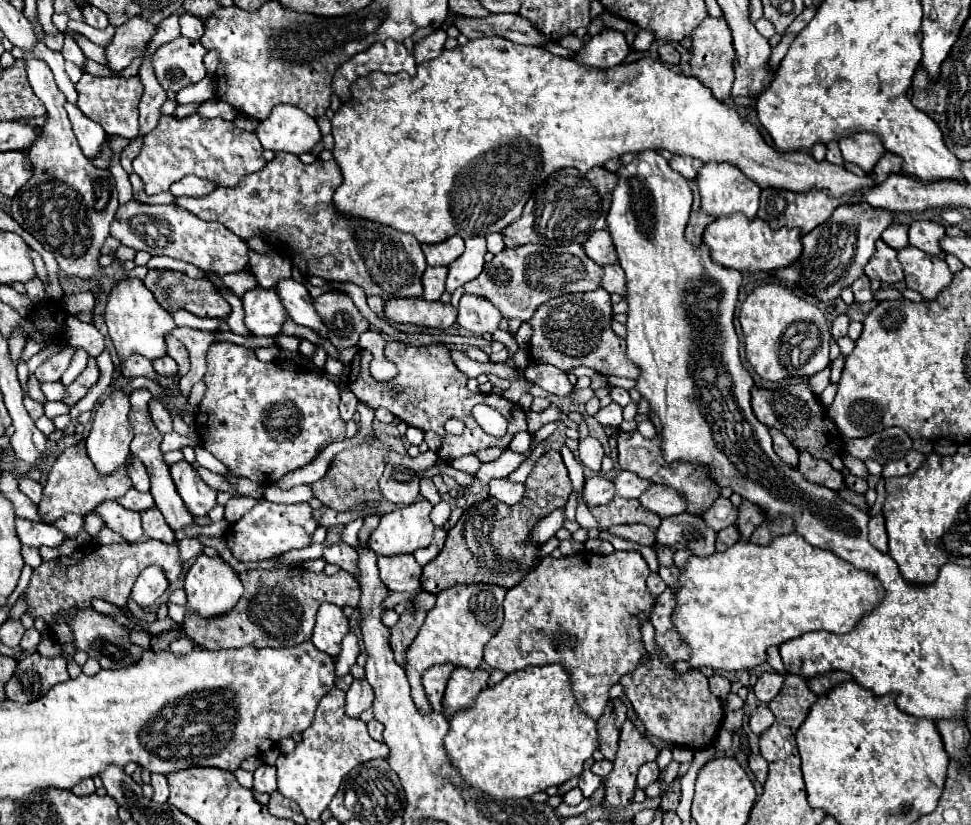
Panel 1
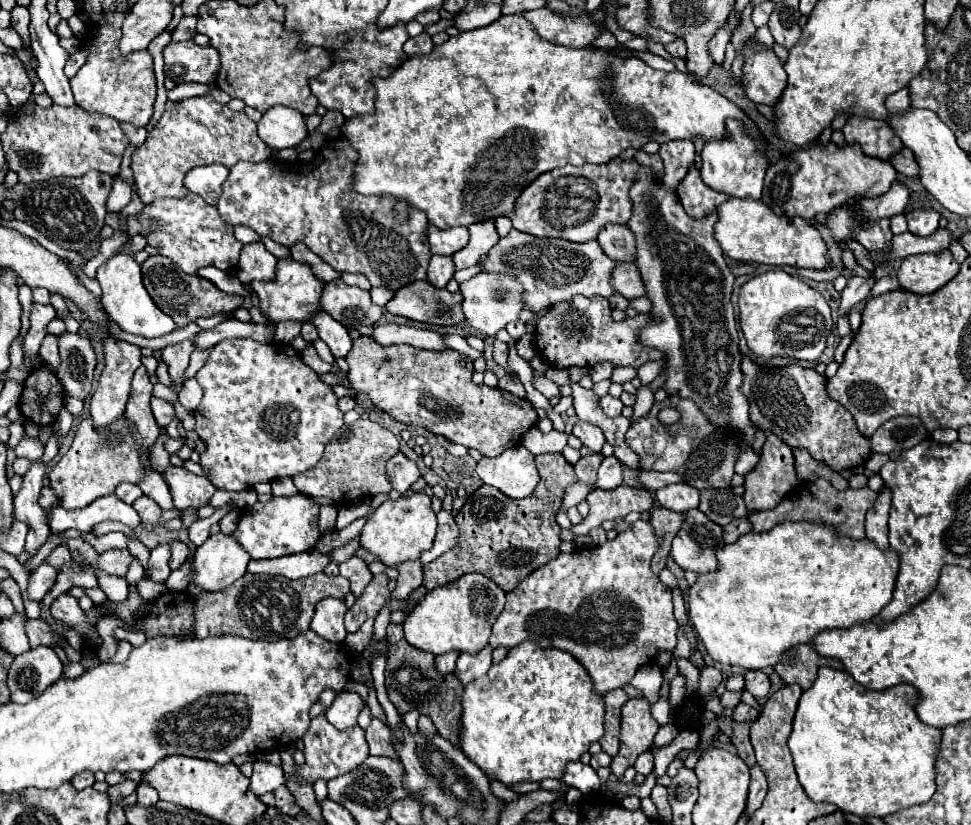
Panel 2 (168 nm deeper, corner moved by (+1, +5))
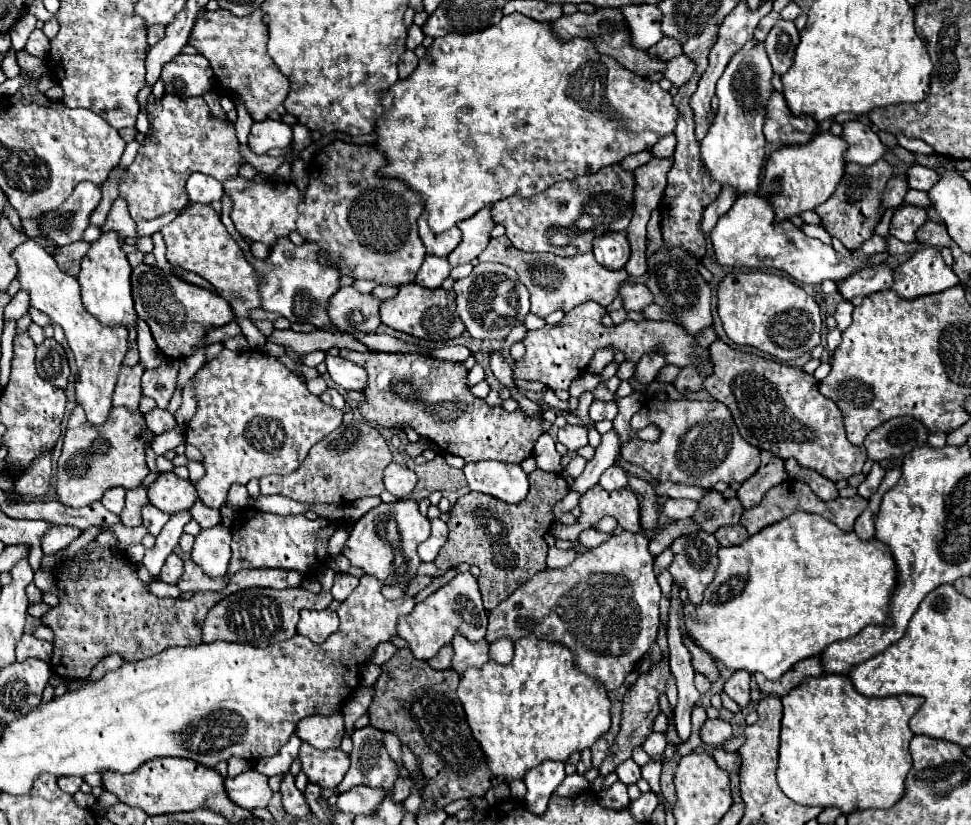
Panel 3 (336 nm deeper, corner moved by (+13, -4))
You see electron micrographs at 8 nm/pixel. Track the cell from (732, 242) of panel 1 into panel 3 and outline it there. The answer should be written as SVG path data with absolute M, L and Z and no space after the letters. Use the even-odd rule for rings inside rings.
M744 193L738 197L728 213L724 213L710 233L714 255L720 265L726 267L748 267L748 269L780 269L794 277L798 283L818 285L826 279L840 281L862 271L872 255L844 257L840 259L832 245L824 245L818 239L808 237L802 229L790 221L776 221L770 205L756 193Z

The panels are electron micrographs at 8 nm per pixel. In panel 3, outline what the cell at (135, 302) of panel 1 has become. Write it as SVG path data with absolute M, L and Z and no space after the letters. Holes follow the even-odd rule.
M102 233L102 237L92 243L88 255L82 259L82 269L78 275L78 283L82 287L82 303L88 313L92 313L108 327L138 329L138 315L134 311L134 301L130 295L130 273L132 267L126 259L126 253L118 245L116 233Z

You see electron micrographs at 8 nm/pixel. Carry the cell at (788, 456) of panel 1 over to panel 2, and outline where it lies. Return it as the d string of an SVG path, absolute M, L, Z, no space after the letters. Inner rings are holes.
M774 434L766 436L766 442L762 446L762 454L760 454L760 462L756 464L756 468L746 476L744 482L744 502L748 506L748 510L770 510L774 508L782 496L786 496L794 486L798 484L796 480L796 470L794 470L794 456L792 456L792 448L782 444L782 440L778 440Z

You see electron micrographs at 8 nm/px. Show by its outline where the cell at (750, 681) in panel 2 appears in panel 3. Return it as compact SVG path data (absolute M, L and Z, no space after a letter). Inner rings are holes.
M736 671L724 685L724 693L734 699L740 707L750 705L750 673L748 671Z

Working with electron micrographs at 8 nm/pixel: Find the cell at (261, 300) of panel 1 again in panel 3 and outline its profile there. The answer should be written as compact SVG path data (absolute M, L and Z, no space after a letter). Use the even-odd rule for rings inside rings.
M225 193L222 196L221 204L222 223L238 245L242 247L244 257L250 261L250 265L254 267L254 271L256 271L256 275L260 279L258 291L260 291L260 305L262 305L262 309L278 313L278 315L286 317L290 323L296 323L296 321L312 323L318 329L328 325L330 319L328 319L328 313L326 313L326 301L338 291L338 279L340 279L338 269L334 269L330 265L320 265L318 263L318 247L316 245L304 243L302 247L296 247L290 239L278 239L278 243L272 247L272 251L270 251L270 255L266 259L252 257L250 245L242 239L242 236L236 231L230 219L232 201ZM296 303L302 303L302 315L296 313Z

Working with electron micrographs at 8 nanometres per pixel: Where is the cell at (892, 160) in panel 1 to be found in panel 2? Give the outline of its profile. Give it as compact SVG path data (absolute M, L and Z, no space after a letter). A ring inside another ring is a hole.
M904 148L900 154L896 154L892 158L892 166L896 168L896 172L900 172L904 176L912 176L912 178L918 176L918 162L908 148Z

